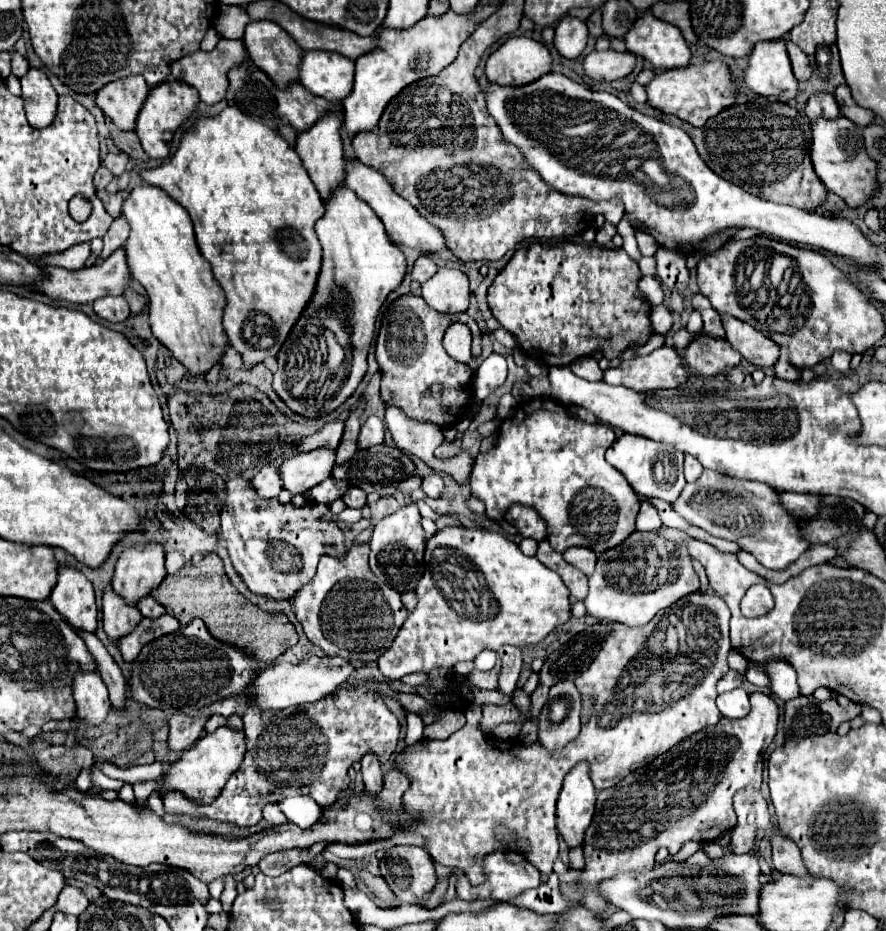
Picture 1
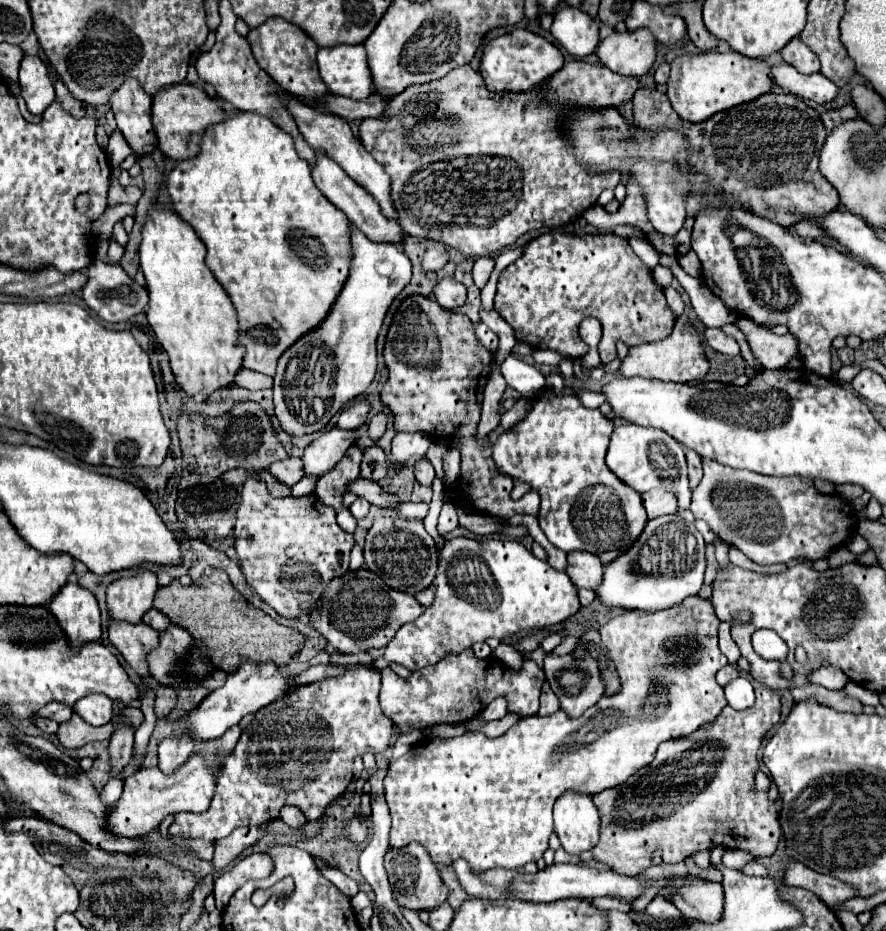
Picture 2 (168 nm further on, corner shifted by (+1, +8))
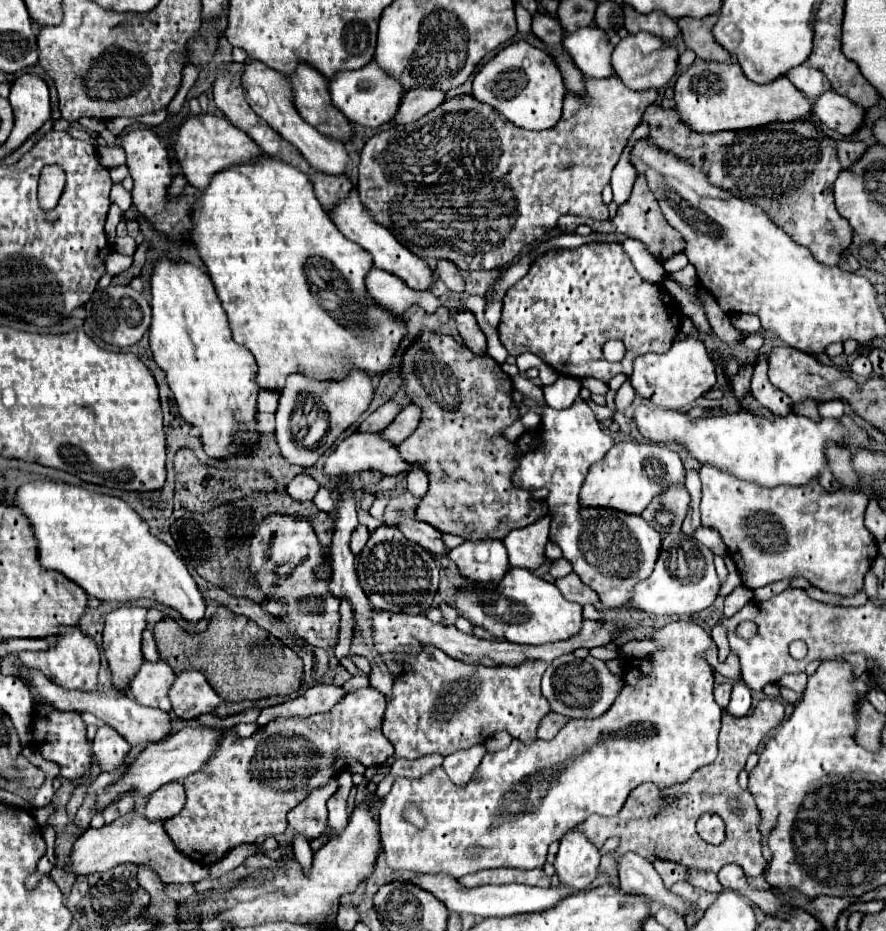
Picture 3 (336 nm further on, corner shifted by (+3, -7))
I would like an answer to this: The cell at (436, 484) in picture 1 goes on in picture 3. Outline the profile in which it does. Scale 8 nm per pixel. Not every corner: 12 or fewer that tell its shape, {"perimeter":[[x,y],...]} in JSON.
{"perimeter":[[420,467],[408,471],[408,491],[422,499],[428,491],[428,475]]}

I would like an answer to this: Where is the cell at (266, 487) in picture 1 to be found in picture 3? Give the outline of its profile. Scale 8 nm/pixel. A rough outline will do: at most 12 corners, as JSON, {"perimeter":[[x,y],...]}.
{"perimeter":[[300,473],[288,483],[296,501],[310,501],[318,485],[312,477]]}

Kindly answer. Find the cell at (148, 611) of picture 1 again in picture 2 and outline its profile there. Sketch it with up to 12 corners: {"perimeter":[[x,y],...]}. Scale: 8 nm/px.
{"perimeter":[[156,608],[144,614],[144,624],[164,632],[170,626],[162,612]]}

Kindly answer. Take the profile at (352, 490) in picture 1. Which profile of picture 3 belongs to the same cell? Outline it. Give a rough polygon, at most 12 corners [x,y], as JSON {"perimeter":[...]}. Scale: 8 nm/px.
{"perimeter":[[358,525],[354,529],[350,549],[354,555],[362,551],[370,537],[368,527]]}

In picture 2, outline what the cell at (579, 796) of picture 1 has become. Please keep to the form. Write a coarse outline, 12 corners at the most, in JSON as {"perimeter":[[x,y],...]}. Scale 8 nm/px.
{"perimeter":[[566,792],[554,804],[554,832],[568,854],[598,844],[590,796]]}

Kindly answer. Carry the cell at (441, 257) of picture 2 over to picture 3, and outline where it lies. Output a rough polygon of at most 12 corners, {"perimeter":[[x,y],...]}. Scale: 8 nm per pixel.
{"perimeter":[[438,259],[436,275],[450,291],[462,291],[464,279],[448,259]]}

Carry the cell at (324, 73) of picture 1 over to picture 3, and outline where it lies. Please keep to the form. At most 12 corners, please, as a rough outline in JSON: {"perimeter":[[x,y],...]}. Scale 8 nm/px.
{"perimeter":[[374,61],[328,79],[334,107],[380,127],[404,93]]}

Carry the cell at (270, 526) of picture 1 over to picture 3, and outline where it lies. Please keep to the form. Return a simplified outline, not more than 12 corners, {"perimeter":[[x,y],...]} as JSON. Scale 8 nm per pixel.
{"perimeter":[[268,515],[250,541],[258,589],[316,647],[338,643],[340,599],[308,519]]}

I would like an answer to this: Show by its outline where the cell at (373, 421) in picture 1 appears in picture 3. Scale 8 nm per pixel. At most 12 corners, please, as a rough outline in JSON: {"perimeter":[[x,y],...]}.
{"perimeter":[[408,405],[380,431],[382,439],[400,445],[420,421],[420,409]]}

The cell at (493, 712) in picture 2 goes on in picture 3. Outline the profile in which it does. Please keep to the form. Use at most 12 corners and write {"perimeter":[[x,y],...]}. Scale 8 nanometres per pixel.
{"perimeter":[[484,745],[454,751],[444,757],[448,777],[468,783],[480,765]]}

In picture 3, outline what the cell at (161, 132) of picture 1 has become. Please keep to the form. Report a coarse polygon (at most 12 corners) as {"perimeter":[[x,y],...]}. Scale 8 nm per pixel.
{"perimeter":[[186,117],[170,139],[186,181],[260,155],[228,119]]}

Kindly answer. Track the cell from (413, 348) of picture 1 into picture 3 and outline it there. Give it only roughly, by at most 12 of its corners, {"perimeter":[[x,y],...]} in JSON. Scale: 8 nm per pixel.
{"perimeter":[[424,329],[398,445],[430,489],[416,519],[504,539],[548,513],[510,483],[518,419],[490,355]]}

